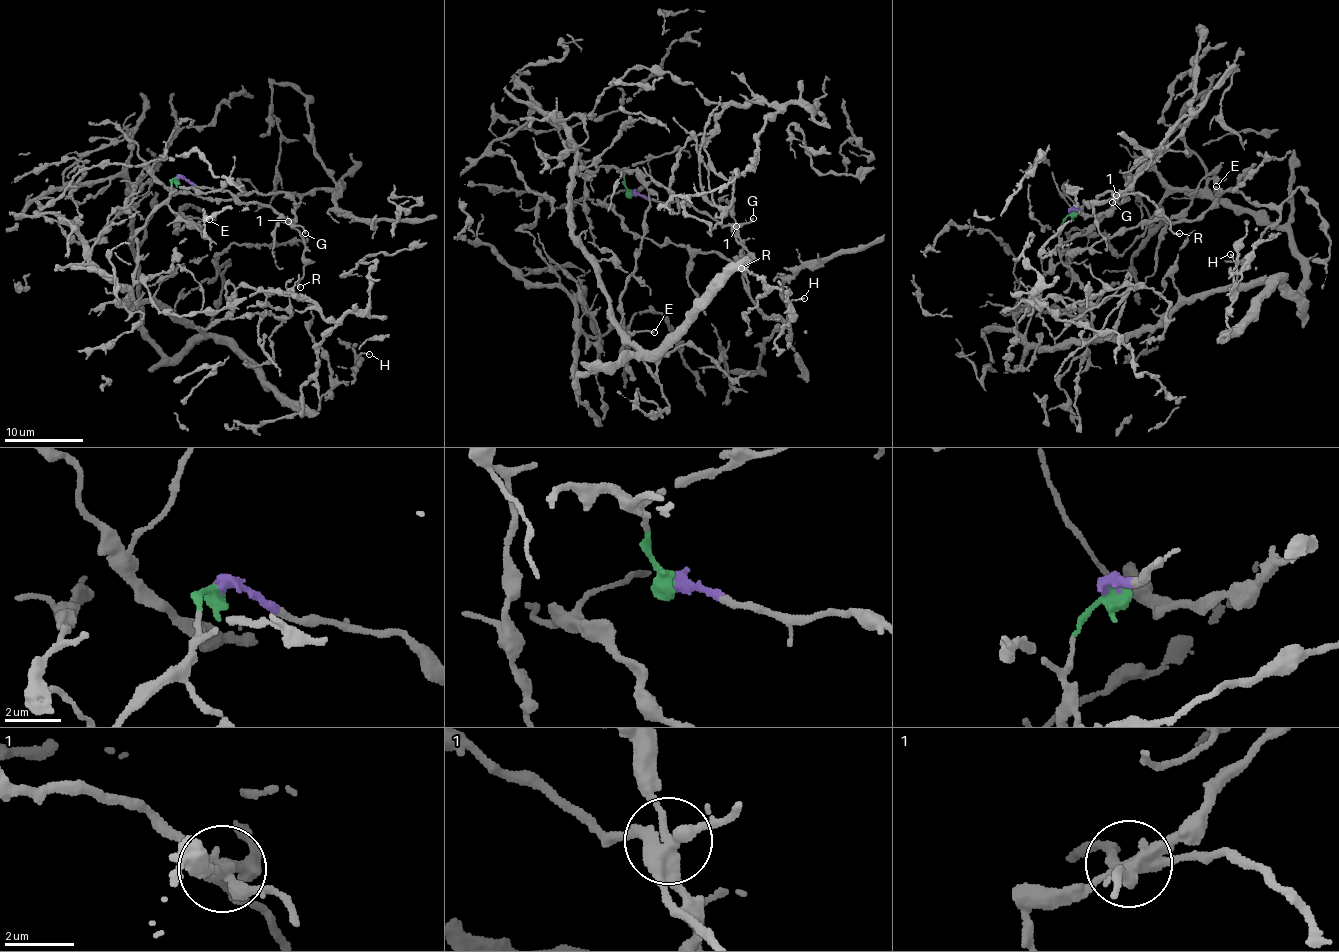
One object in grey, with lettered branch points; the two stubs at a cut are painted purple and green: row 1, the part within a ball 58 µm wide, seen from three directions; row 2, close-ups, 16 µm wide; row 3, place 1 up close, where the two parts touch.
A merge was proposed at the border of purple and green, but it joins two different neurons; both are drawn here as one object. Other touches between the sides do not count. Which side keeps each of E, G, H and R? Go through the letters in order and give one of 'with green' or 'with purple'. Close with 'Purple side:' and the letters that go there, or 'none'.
E: with green
G: with purple
H: with green
R: with purple
Purple side: G, R

